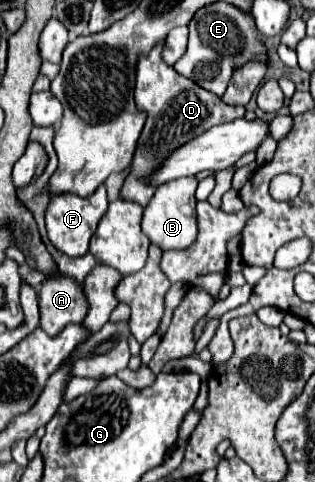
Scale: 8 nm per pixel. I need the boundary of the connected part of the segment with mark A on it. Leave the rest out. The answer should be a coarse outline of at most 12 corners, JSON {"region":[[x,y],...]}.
{"region":[[71,276],[39,290],[39,326],[57,336],[83,322],[87,296]]}

